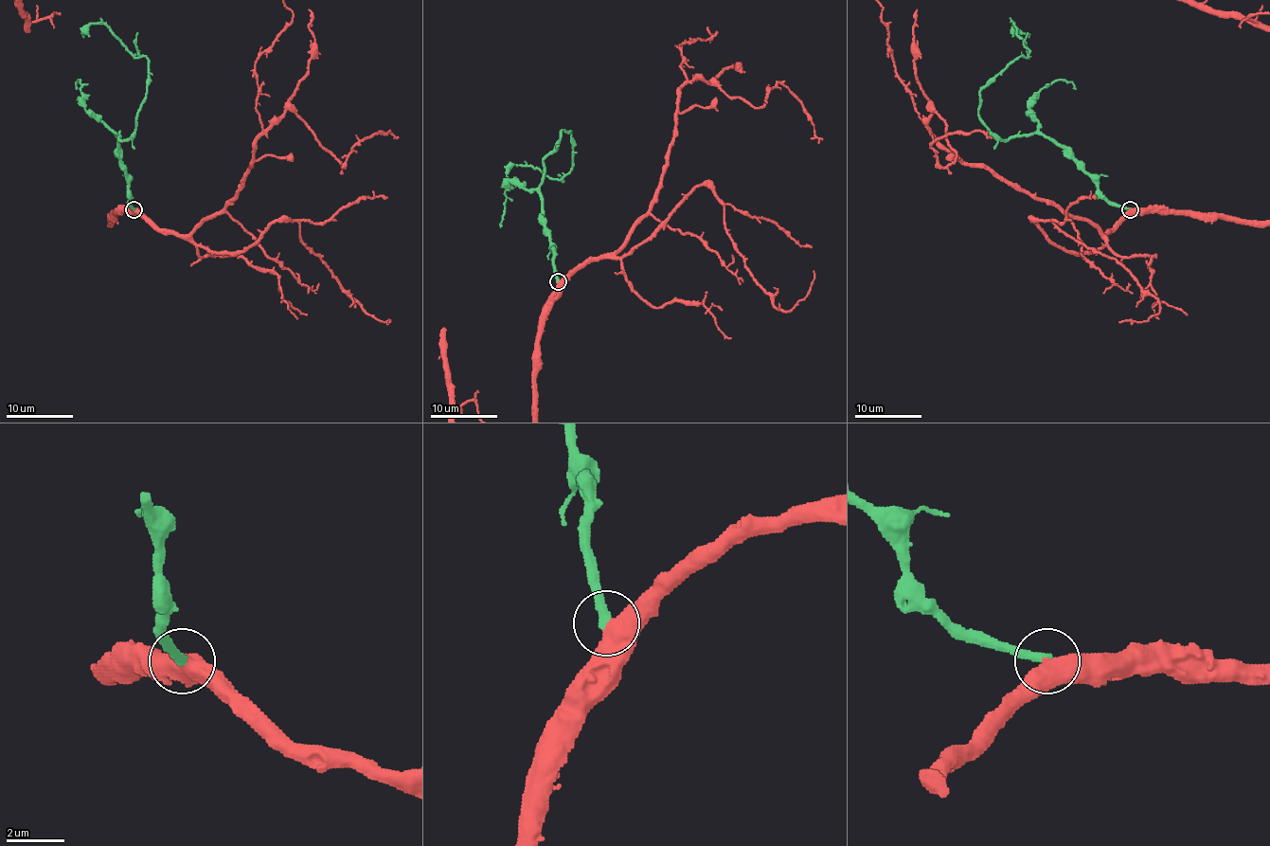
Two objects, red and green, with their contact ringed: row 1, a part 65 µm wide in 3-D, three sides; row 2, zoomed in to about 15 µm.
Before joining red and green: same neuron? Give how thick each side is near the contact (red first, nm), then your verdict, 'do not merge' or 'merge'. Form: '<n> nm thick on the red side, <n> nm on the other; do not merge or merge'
650 nm thick on the red side, 360 nm on the other; merge

